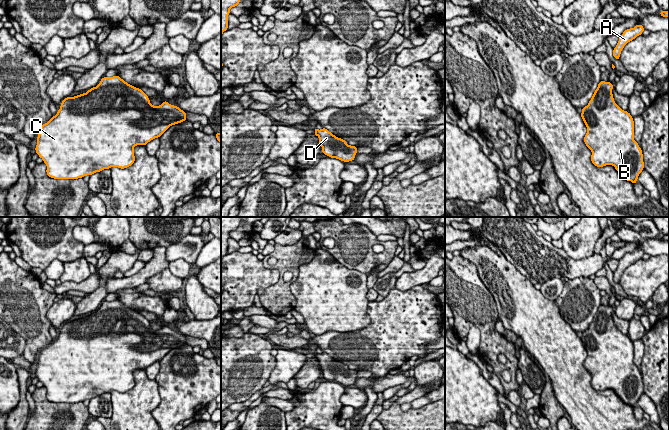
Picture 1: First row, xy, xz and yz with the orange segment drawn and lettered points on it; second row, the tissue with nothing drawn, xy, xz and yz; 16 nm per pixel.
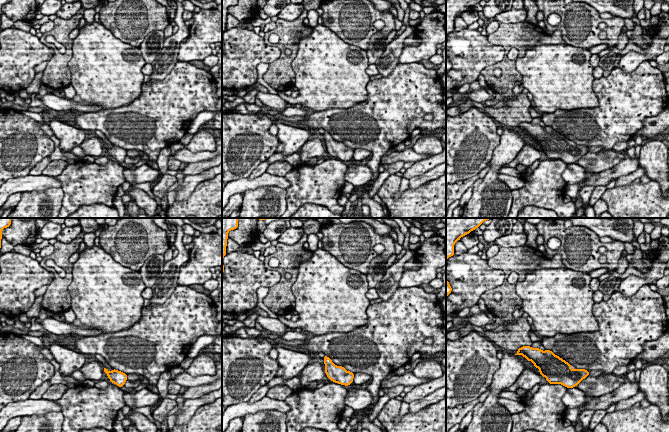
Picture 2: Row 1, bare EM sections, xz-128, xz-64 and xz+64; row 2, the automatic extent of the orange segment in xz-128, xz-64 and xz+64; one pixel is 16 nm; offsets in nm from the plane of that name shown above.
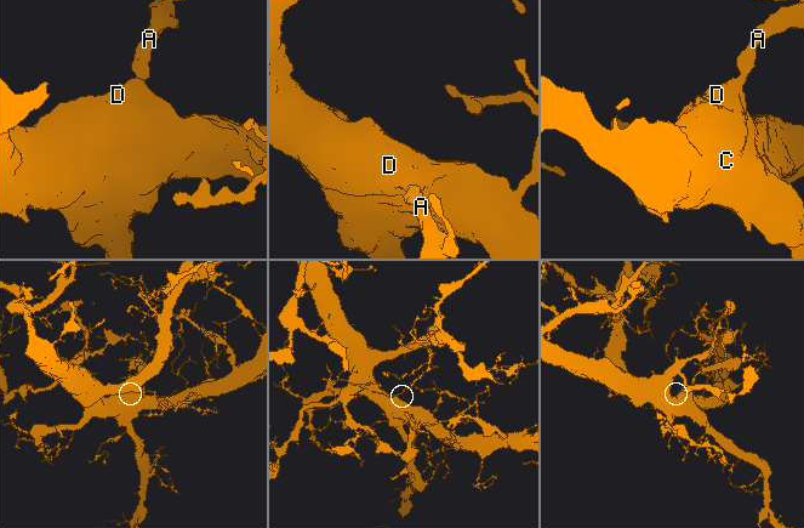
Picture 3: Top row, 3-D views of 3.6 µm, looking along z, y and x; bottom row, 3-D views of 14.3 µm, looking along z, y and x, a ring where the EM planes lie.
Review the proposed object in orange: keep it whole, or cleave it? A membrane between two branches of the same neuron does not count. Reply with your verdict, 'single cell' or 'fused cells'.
single cell

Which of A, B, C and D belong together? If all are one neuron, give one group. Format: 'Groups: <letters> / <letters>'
Groups: A B C D

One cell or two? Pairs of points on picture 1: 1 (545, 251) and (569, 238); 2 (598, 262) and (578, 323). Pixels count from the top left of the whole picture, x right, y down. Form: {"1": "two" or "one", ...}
{"1": "two", "2": "two"}

